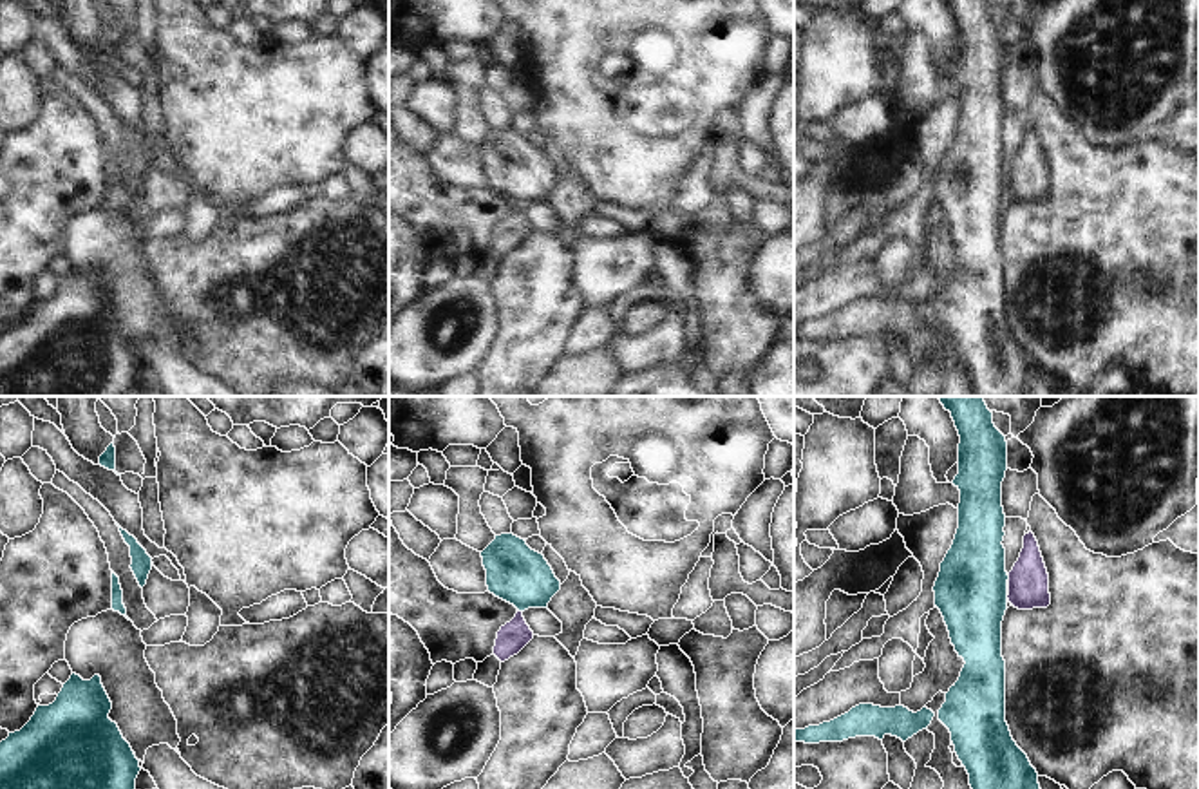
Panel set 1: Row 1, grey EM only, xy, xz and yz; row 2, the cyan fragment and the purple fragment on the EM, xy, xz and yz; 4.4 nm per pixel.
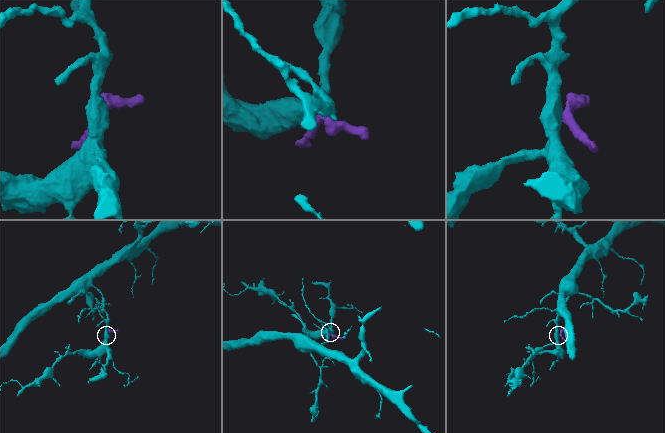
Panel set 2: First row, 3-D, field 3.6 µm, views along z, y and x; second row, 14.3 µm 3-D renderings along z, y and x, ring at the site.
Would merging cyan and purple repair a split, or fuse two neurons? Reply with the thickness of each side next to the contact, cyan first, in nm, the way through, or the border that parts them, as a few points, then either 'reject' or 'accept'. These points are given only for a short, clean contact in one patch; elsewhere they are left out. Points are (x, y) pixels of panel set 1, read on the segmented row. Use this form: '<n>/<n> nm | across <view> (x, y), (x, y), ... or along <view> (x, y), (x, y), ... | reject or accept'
260/140 nm | along xz (518, 608), (521, 612) | reject

